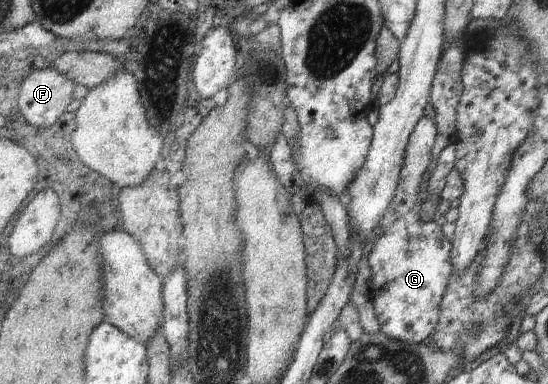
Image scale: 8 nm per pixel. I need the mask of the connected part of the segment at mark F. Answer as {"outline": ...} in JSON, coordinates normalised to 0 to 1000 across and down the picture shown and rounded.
{"outline":[[[97,172],[64,182],[38,219],[36,289],[60,328],[89,333],[122,294],[137,224],[122,193]]]}

